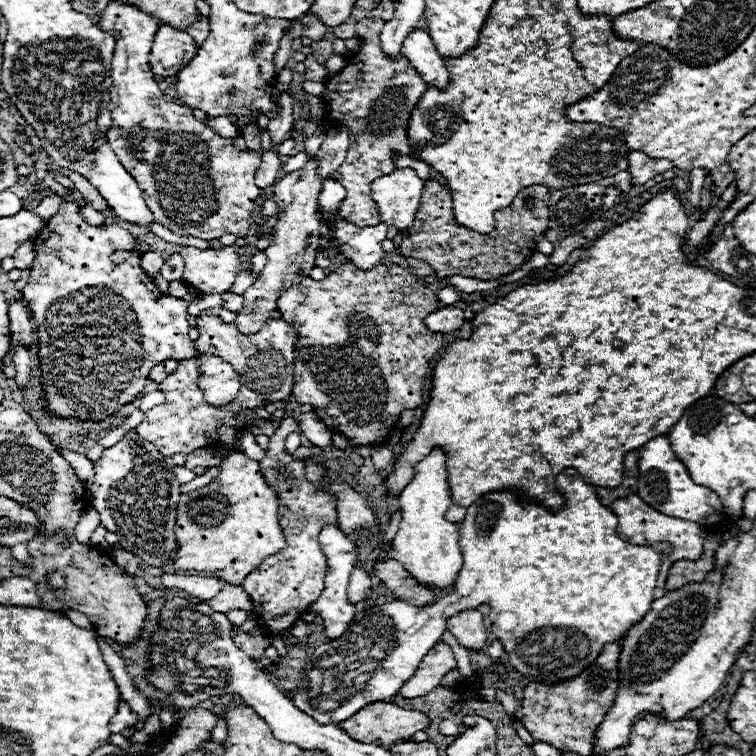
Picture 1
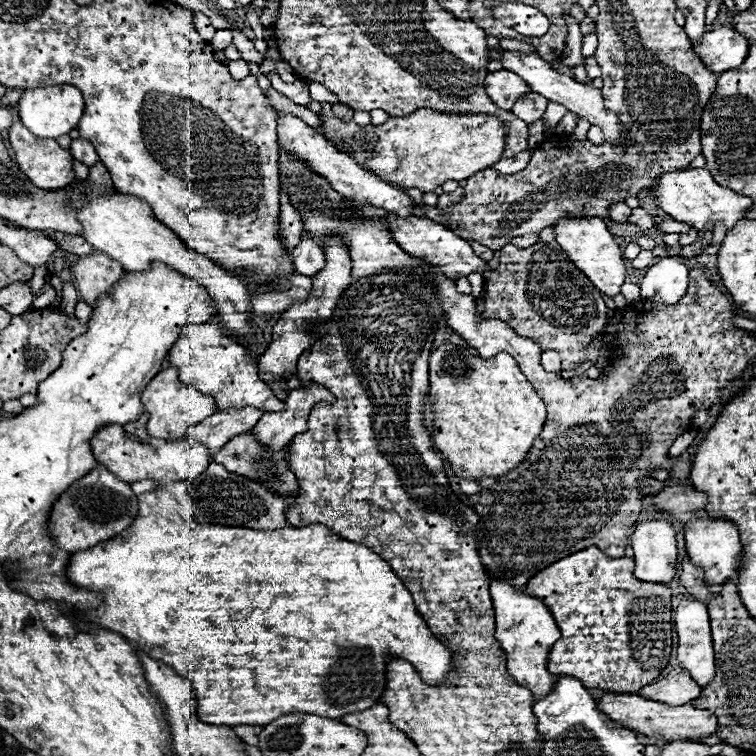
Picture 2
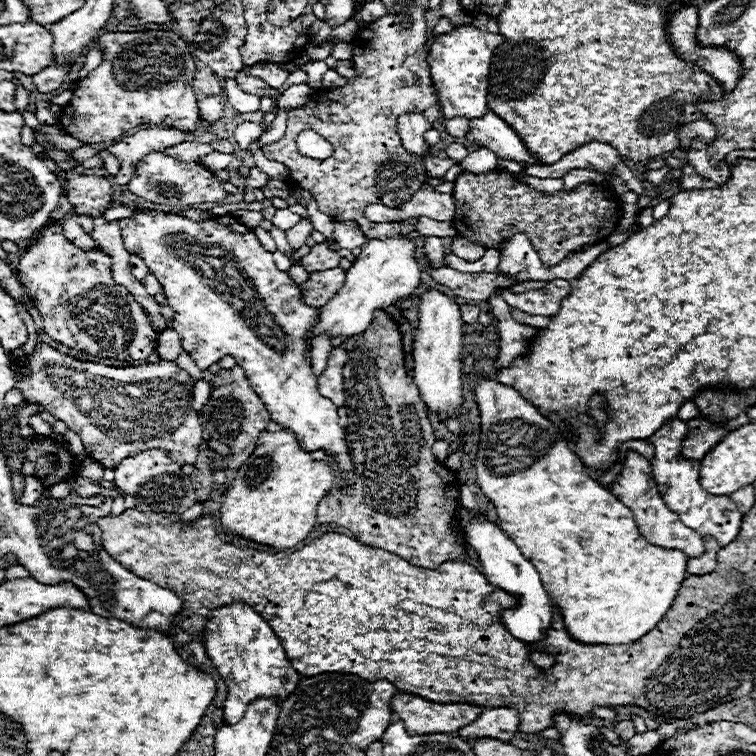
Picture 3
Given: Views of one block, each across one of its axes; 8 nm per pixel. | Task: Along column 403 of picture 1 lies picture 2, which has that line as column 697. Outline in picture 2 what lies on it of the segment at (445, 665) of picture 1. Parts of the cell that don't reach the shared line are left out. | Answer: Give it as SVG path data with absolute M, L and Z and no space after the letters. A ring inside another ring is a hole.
M676 666L666 678L656 680L644 688L638 690L640 696L648 698L648 700L658 700L664 704L688 704L690 700L700 696L700 688L698 684L694 684L694 680L690 680L688 672L684 672L684 668Z

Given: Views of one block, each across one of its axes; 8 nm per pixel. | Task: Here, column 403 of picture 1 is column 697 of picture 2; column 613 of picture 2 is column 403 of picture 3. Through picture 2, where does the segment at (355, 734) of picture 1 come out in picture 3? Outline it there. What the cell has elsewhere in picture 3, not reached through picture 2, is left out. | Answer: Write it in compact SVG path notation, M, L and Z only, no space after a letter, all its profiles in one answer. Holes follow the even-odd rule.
M396 694L392 698L392 712L404 720L404 726L412 734L434 734L434 732L456 732L466 724L472 724L482 706L474 704L438 704L432 700L424 700L422 696L412 694Z

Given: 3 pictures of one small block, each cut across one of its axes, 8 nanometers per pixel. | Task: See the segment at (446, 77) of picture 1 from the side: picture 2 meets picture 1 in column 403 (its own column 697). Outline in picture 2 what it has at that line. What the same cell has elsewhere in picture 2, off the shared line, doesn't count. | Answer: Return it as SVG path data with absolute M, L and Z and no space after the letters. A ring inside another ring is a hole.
M722 26L706 32L700 44L694 44L694 52L710 68L710 72L724 72L738 68L748 56L748 40L734 28Z

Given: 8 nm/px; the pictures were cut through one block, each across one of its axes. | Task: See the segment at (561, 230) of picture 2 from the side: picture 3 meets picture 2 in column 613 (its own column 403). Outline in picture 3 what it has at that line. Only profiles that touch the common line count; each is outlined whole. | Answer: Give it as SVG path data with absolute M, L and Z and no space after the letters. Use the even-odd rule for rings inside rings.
M408 236L396 238L368 238L362 246L360 256L356 256L354 266L346 272L344 286L334 294L334 298L322 308L320 324L312 330L312 336L320 332L330 332L330 336L358 336L372 322L372 312L386 308L392 300L410 296L420 286L420 264L416 260L416 240Z

